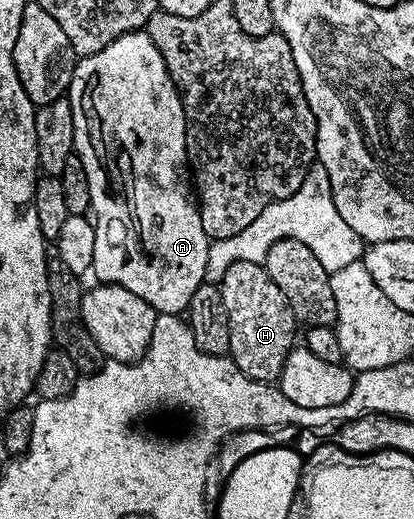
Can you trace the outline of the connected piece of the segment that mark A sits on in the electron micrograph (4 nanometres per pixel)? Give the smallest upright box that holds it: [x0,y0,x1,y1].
[66,30,209,315]

